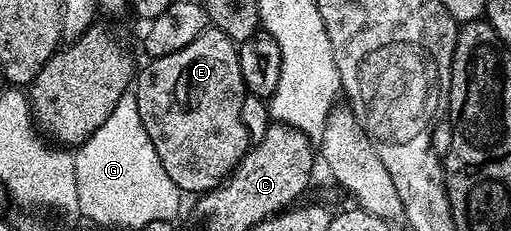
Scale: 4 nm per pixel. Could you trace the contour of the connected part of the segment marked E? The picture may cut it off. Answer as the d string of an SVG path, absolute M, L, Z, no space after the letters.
M208 26L202 31L200 38L196 38L196 42L188 42L184 50L153 57L149 63L136 76L140 122L144 130L148 130L148 138L152 138L152 146L156 146L156 154L160 154L164 170L168 170L168 178L172 178L172 182L176 182L182 190L209 190L221 184L252 147L248 130L244 130L244 122L240 122L240 106L248 93L240 74L235 41L230 40L228 34L224 34L219 28Z

